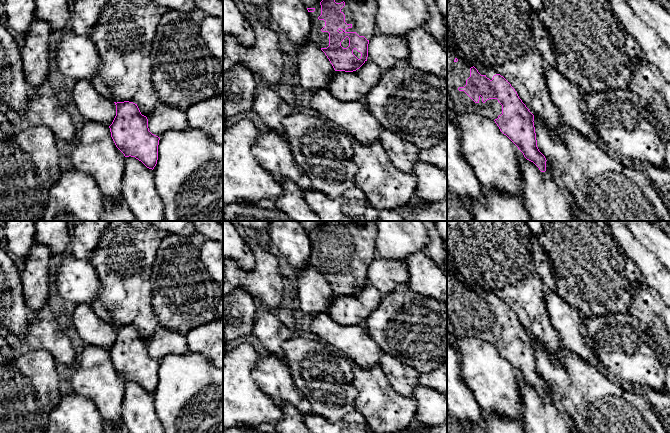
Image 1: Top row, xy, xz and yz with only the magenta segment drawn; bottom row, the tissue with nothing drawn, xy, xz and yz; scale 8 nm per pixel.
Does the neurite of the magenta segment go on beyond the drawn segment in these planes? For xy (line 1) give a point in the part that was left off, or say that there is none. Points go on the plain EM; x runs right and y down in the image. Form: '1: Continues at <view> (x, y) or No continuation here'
1: No continuation here

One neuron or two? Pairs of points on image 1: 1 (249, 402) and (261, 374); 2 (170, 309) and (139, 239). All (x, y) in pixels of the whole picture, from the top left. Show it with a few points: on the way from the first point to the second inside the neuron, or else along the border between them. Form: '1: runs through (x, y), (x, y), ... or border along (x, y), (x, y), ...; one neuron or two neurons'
1: border along (257, 361), (252, 370), (251, 377), (272, 402); two neurons
2: border along (158, 245), (150, 277), (152, 292); two neurons

